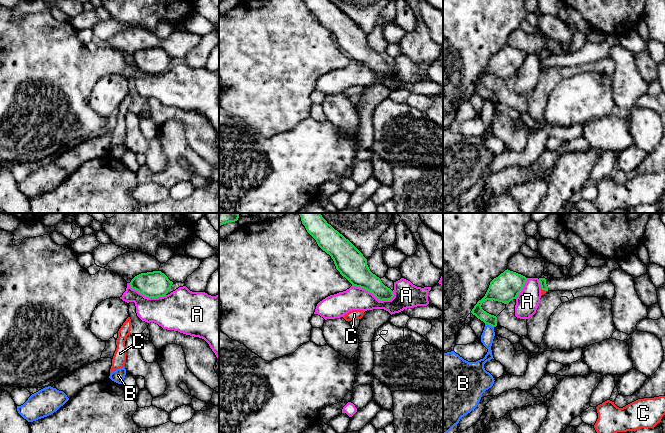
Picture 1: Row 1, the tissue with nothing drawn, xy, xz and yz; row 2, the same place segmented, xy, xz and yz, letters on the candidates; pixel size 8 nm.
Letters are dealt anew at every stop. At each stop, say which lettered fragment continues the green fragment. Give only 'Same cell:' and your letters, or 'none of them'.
Same cell: none of them

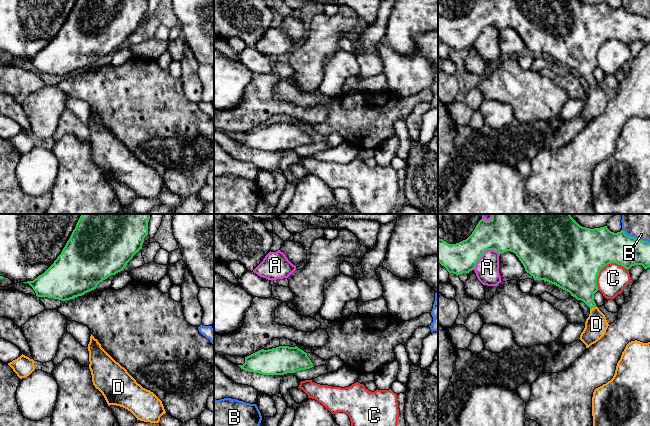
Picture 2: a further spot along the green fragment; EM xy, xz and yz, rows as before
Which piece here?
Same cell: D

